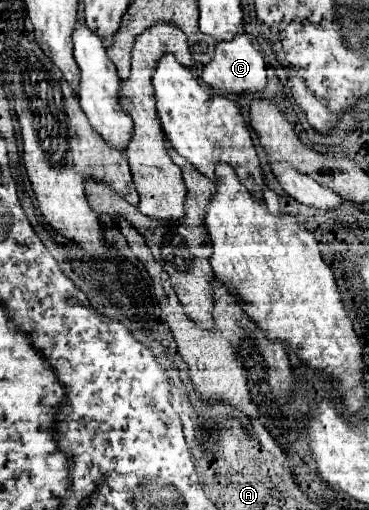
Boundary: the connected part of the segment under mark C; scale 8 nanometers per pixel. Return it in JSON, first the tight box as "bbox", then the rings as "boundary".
{"bbox":[202,32,266,94],"boundary":[[[240,32],[232,40],[222,40],[216,44],[214,58],[202,68],[202,80],[226,94],[256,94],[262,92],[266,86],[266,64],[248,34]]]}

